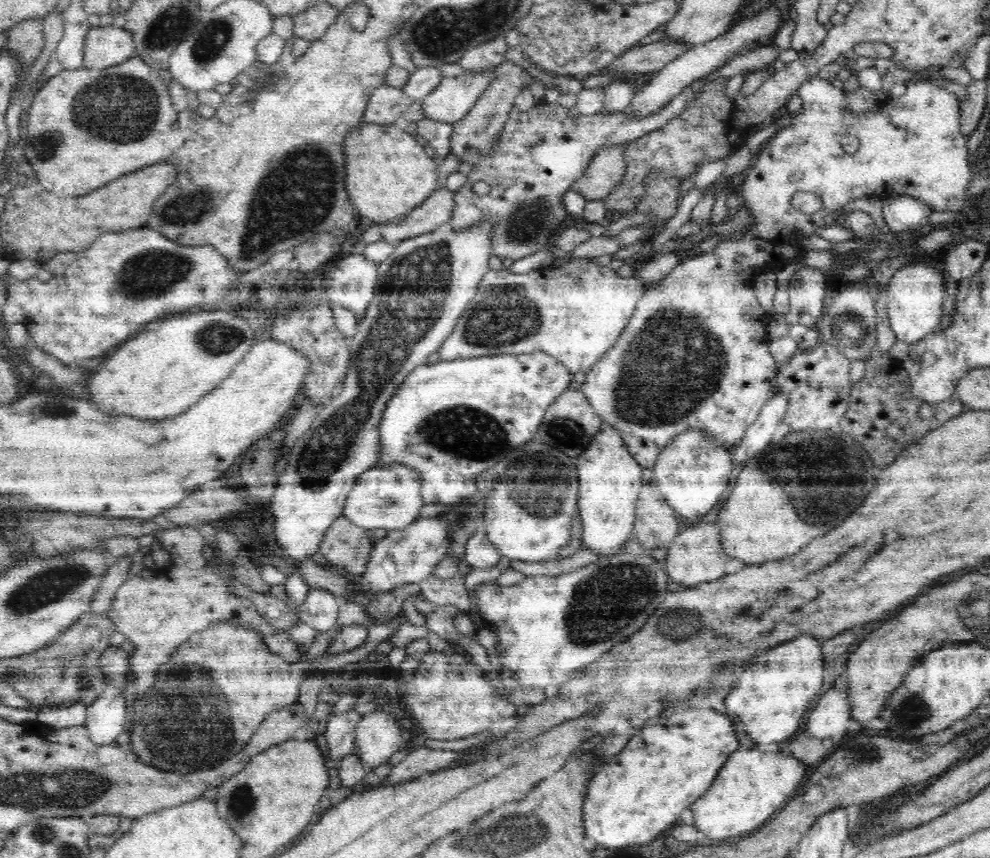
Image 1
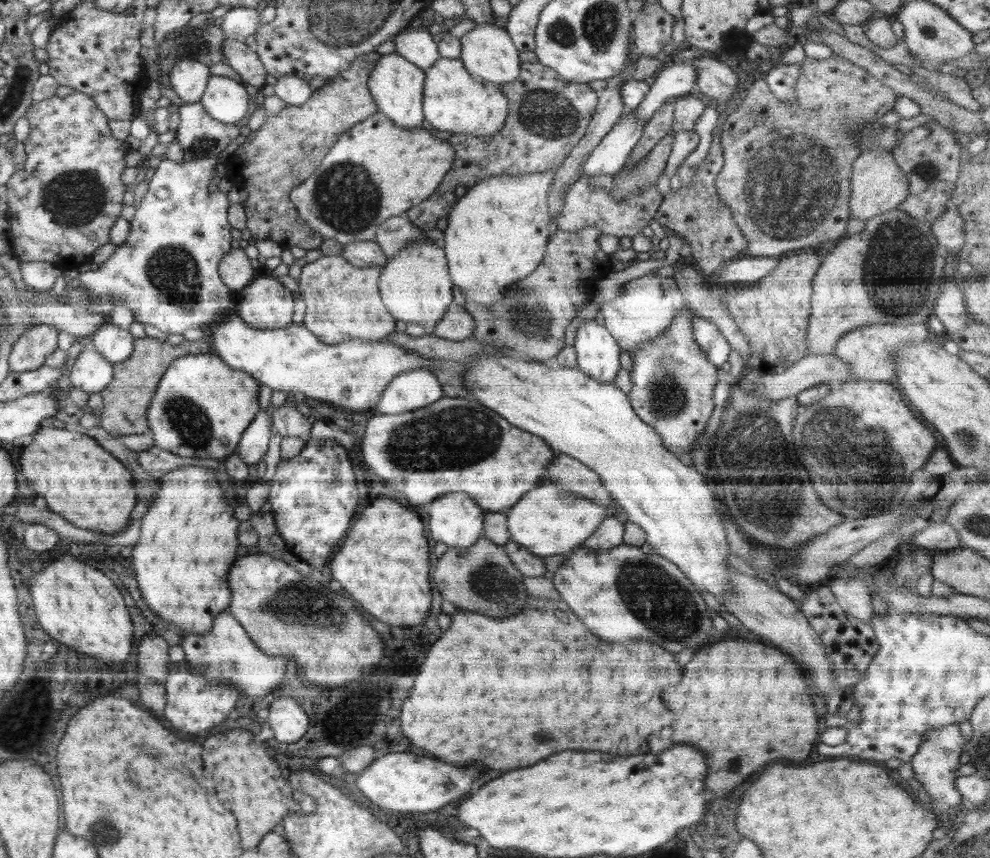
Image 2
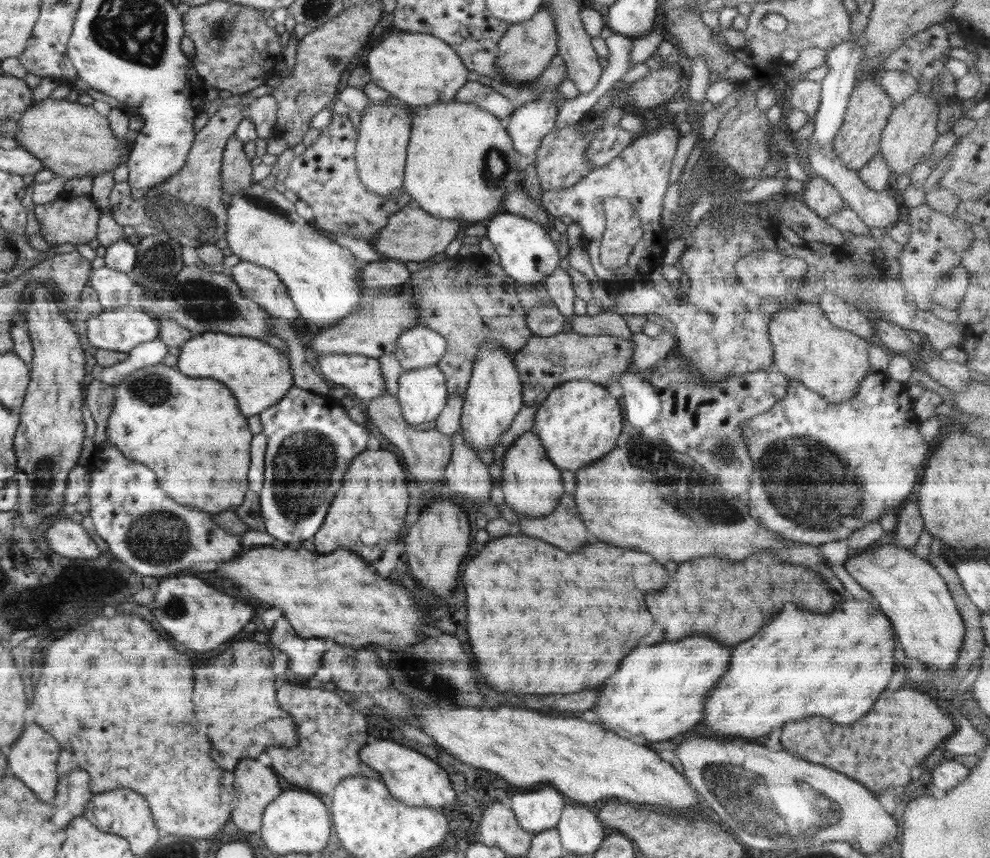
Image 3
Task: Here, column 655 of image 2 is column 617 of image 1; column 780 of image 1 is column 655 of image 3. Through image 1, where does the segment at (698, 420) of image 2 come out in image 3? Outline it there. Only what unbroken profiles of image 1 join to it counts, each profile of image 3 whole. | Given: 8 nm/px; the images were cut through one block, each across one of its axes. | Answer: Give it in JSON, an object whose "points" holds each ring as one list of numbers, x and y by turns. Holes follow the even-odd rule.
{"points":[[668,123,663,128,655,128,643,136,637,136,612,162,595,168,590,174,581,178,575,185,564,190,543,191,542,206,553,217,577,222,588,238,588,252,592,267,598,278,612,285,638,276,652,273,655,268,663,266,666,232,661,224,663,200,670,185,670,169,679,143,676,123],[609,196,626,199,634,208,641,222,642,238,635,244,626,264,620,268,608,269,599,262,599,246,605,231,605,210,603,202]]}

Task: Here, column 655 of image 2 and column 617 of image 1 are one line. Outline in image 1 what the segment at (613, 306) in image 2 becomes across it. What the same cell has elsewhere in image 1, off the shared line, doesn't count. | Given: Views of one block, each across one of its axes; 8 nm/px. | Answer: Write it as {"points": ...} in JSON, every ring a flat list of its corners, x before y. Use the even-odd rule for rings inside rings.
{"points":[[573,259,564,266,542,267,526,274,490,270,482,278,477,294,456,322,451,336,438,349,438,354,440,360,451,361,542,351,558,359,570,373,586,373,614,346,646,290,647,286,640,278,620,278,610,267,598,266,590,259]]}

